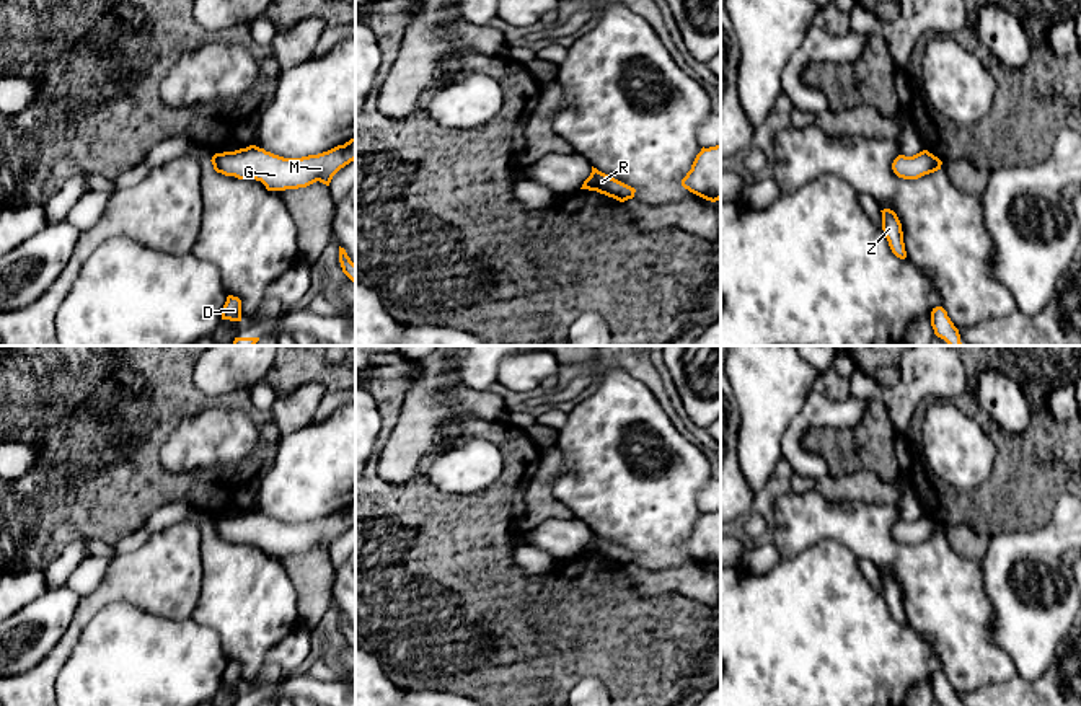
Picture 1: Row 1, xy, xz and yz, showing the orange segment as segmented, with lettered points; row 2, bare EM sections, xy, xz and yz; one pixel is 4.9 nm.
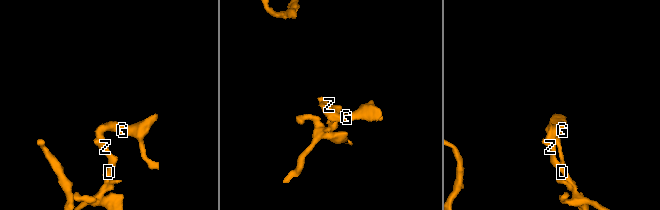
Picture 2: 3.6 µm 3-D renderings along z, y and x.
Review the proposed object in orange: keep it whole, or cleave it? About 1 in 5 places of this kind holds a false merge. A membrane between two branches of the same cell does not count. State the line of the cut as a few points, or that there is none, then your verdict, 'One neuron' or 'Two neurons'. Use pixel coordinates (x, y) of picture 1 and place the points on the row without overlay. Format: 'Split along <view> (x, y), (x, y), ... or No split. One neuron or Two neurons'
No split. One neuron

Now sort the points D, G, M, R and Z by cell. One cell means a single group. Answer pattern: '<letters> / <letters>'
D G M R Z

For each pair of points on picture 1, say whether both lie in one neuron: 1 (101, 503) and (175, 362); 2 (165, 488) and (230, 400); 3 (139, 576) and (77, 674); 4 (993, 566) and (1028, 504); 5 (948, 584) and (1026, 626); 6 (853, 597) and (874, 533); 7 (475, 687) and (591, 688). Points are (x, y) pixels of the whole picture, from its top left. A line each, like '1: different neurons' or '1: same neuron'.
1: same neuron
2: same neuron
3: different neurons
4: different neurons
5: different neurons
6: different neurons
7: different neurons

